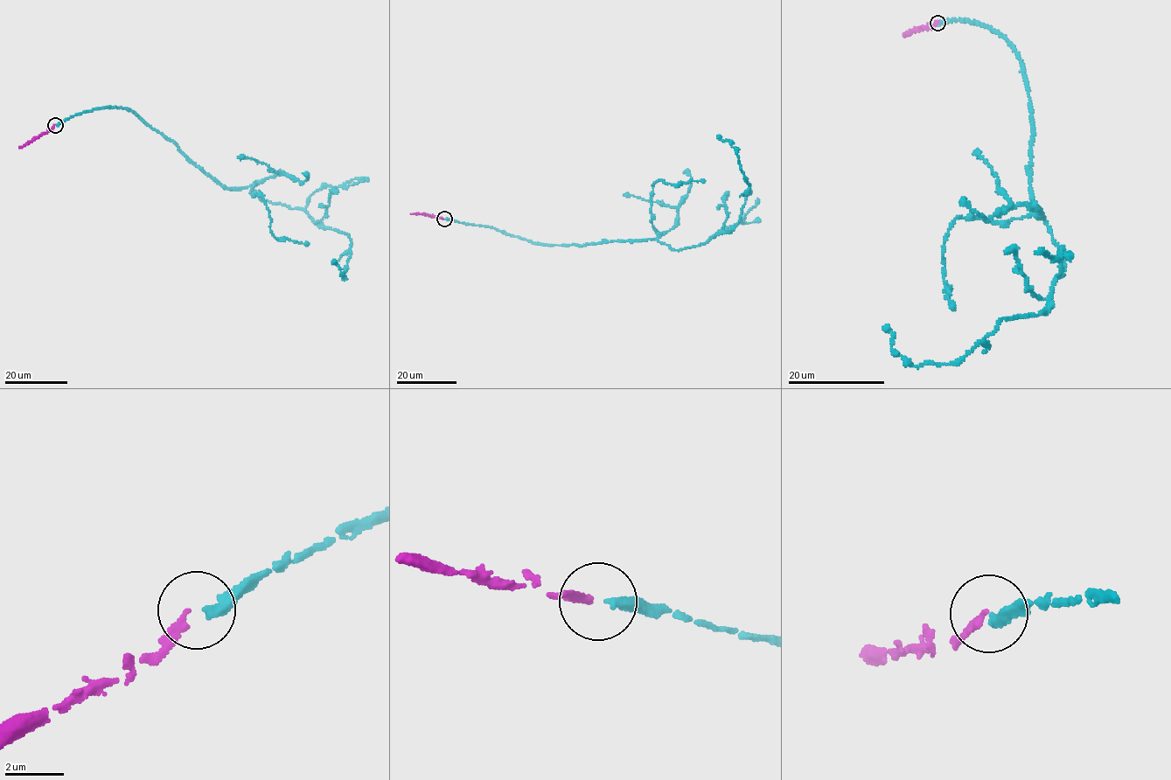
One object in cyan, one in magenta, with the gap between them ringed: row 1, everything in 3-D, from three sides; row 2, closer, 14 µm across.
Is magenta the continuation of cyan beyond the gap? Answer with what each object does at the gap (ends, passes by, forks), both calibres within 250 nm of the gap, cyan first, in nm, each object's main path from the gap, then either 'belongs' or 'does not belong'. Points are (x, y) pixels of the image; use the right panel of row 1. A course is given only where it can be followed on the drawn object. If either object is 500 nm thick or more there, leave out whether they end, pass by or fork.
cyan ends; magenta ends; calibres 320 and 200 nm; course cyan (937, 22), (1014, 48), (1033, 208), (1064, 267), (1046, 309), (947, 364), (916, 366), (882, 329); course magenta (937, 22), (928, 28), (910, 31), (902, 36); belongs

